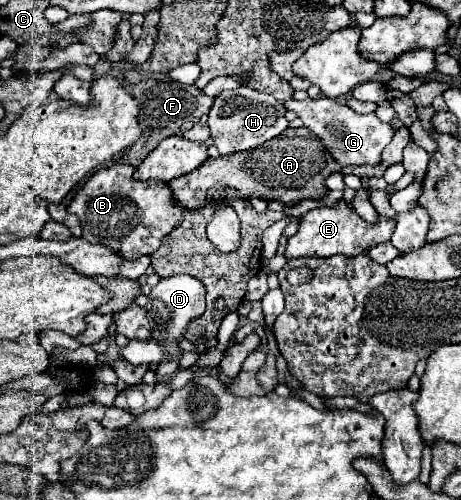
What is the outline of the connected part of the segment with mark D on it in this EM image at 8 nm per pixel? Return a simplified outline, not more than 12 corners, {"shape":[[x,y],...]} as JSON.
{"shape":[[184,274],[148,294],[148,318],[176,354],[188,322],[204,308],[204,286]]}

